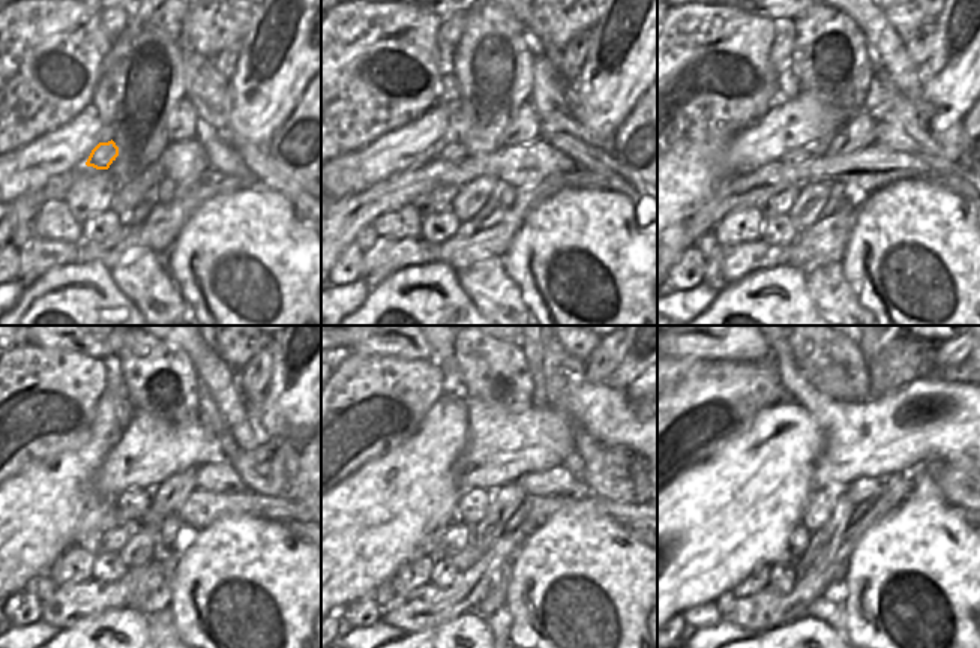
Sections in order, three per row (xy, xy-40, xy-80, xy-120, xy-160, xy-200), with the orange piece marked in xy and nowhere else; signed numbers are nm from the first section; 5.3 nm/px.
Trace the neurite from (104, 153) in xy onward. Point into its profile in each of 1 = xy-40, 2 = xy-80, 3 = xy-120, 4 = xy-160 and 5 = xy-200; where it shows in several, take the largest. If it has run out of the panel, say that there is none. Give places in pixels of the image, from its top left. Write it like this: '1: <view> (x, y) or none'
1: xy-40 (453, 153)
2: xy-80 (814, 149)
3: xy-120 (132, 504)
4: xy-160 (473, 504)
5: xy-200 (820, 506)

